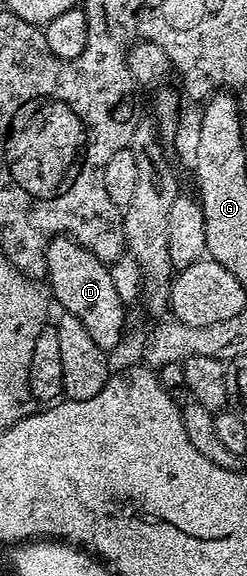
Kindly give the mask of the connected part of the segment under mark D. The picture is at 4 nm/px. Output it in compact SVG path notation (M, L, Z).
M60 236L58 238L55 238L51 241L49 244L49 248L47 249L47 277L46 281L48 283L51 282L51 290L50 293L53 295L55 293L55 298L57 301L60 302L61 305L63 305L62 309L66 311L66 313L72 314L73 316L77 316L77 320L81 320L82 326L86 328L89 332L89 337L94 340L94 342L97 344L97 348L101 348L102 350L106 350L108 352L114 352L115 349L119 346L119 341L123 338L123 325L127 322L127 314L125 311L123 311L123 298L121 295L119 295L119 286L117 283L115 283L115 278L113 275L110 274L108 263L105 263L100 260L97 256L93 256L93 252L89 252L86 250L84 246L82 246L81 243L75 242L72 240L72 238L66 237L66 236Z

